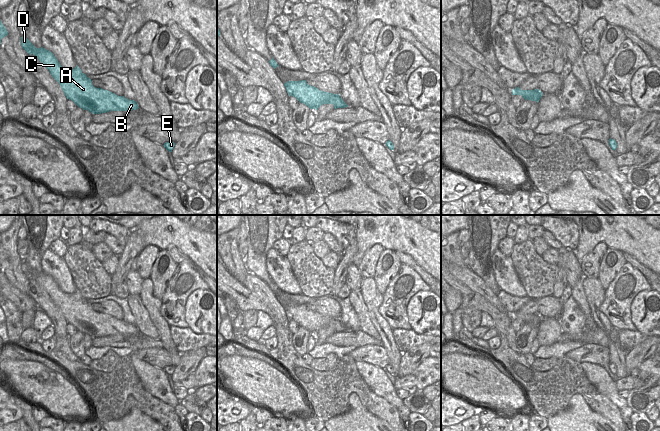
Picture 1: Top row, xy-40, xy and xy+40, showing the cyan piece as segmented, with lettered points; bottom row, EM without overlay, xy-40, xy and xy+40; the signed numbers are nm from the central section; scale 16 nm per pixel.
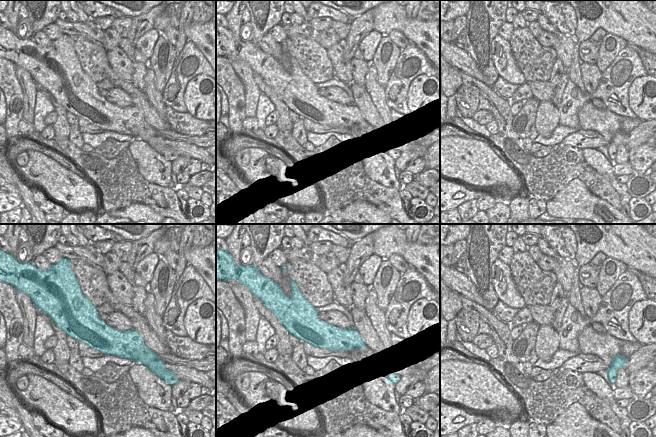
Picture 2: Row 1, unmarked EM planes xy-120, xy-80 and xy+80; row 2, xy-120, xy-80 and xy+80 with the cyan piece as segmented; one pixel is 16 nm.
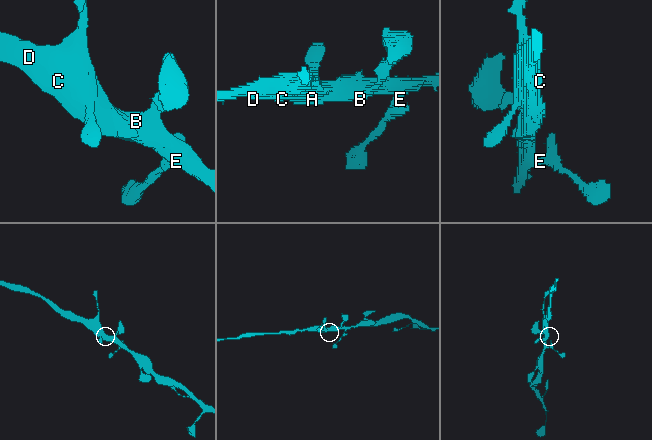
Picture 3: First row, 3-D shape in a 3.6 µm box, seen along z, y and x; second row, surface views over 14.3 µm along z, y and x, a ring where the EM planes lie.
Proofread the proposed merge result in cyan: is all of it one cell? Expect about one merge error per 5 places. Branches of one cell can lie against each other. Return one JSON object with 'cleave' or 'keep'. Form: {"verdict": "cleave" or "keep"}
{"verdict": "keep"}

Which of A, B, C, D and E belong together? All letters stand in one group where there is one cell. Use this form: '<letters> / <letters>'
A B C D E

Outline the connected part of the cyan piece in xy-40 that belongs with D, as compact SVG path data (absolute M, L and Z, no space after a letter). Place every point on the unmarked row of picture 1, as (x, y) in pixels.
M21 261L21 270L29 278L35 279L60 308L67 323L92 338L110 335L132 335L138 333L134 324L118 320L108 314L94 311L92 304L76 289L74 293L65 293L52 276L45 272L36 272L27 262Z

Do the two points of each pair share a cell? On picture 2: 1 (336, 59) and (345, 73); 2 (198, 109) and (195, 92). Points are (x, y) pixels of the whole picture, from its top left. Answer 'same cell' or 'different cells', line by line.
1: same cell
2: same cell

